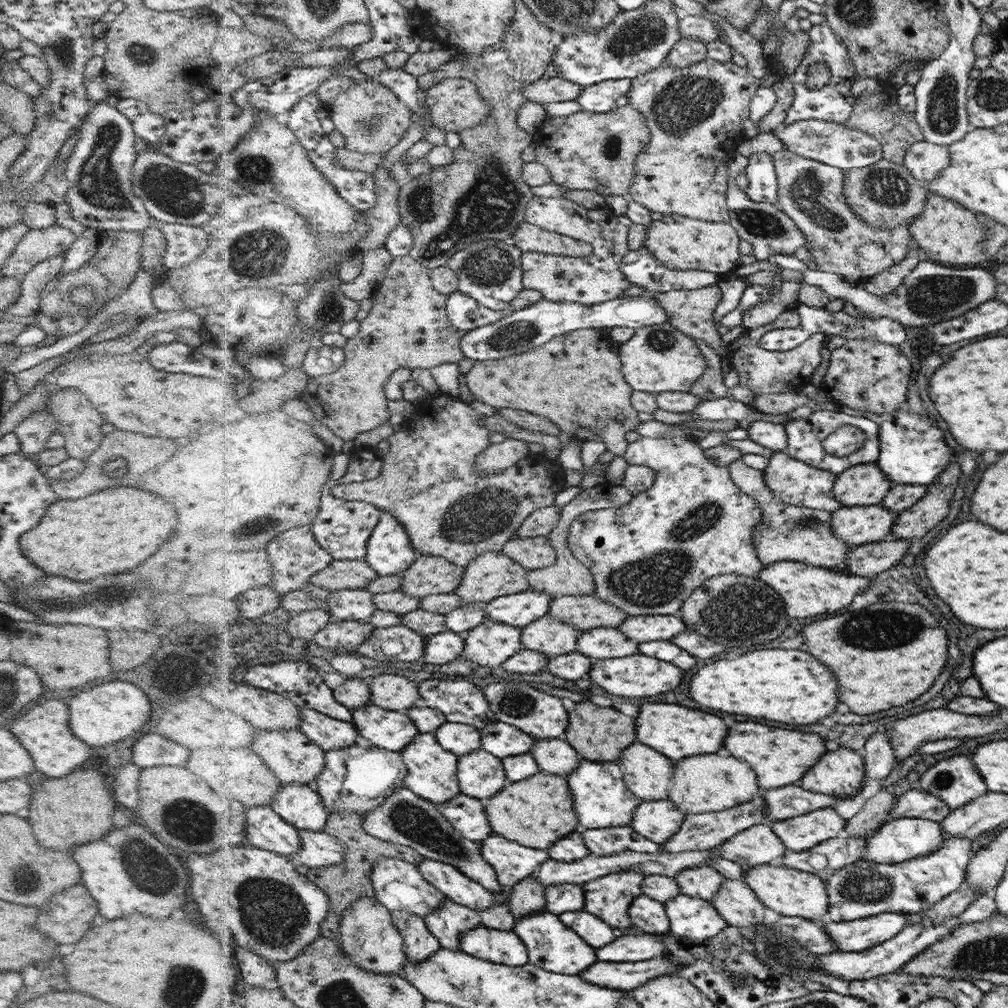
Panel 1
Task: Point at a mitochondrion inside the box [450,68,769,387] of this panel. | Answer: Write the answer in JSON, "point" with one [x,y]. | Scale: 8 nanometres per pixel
{"point":[683,105]}

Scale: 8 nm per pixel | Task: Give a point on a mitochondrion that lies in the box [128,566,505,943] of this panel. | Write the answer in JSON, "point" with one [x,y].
{"point":[411,821]}

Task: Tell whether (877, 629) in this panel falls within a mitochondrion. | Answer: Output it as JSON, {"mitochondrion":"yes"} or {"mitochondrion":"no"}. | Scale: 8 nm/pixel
{"mitochondrion":"yes"}

